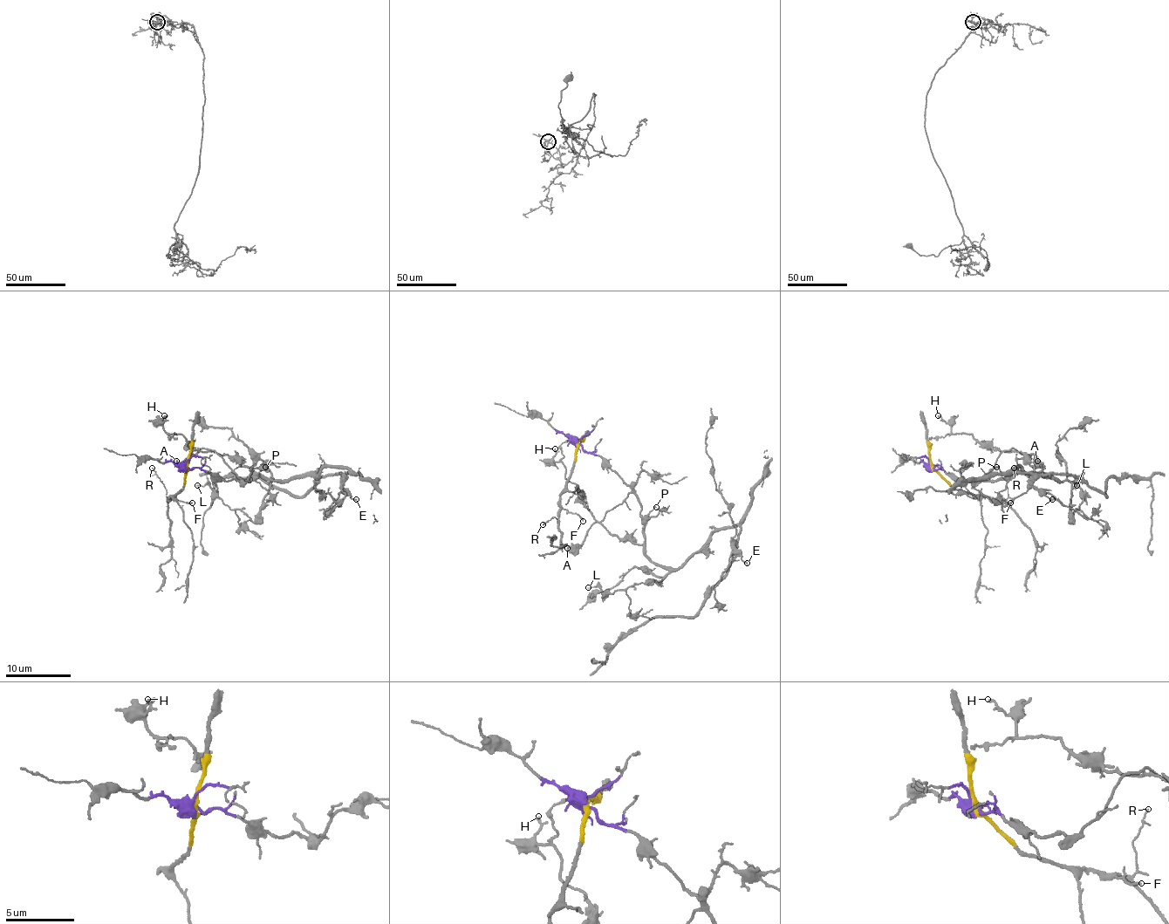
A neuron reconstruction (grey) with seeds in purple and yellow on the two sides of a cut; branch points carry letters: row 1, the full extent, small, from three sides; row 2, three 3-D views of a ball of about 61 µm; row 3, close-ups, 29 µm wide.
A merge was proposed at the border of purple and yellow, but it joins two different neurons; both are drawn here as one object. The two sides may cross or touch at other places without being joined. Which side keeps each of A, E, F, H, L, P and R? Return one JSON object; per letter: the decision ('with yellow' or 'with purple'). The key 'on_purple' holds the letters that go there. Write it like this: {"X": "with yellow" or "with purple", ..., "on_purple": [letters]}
{"A": "with purple", "E": "with purple", "F": "with yellow", "H": "with purple", "L": "with purple", "P": "with purple", "R": "with yellow", "on_purple": ["A", "E", "H", "L", "P"]}

